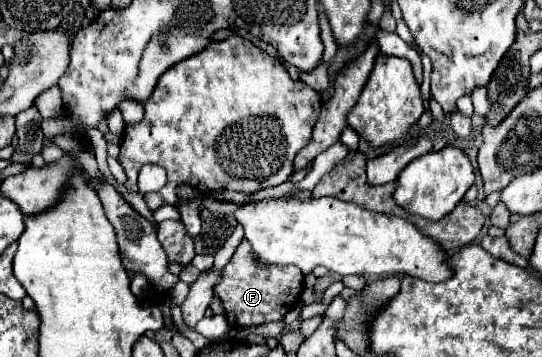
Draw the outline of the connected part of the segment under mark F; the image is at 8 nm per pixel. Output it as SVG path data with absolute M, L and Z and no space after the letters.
M242 240L230 262L224 266L222 282L214 290L224 306L224 314L230 326L260 326L282 320L284 314L296 308L302 284L304 274L298 270L298 266L262 266L250 250L250 242Z

